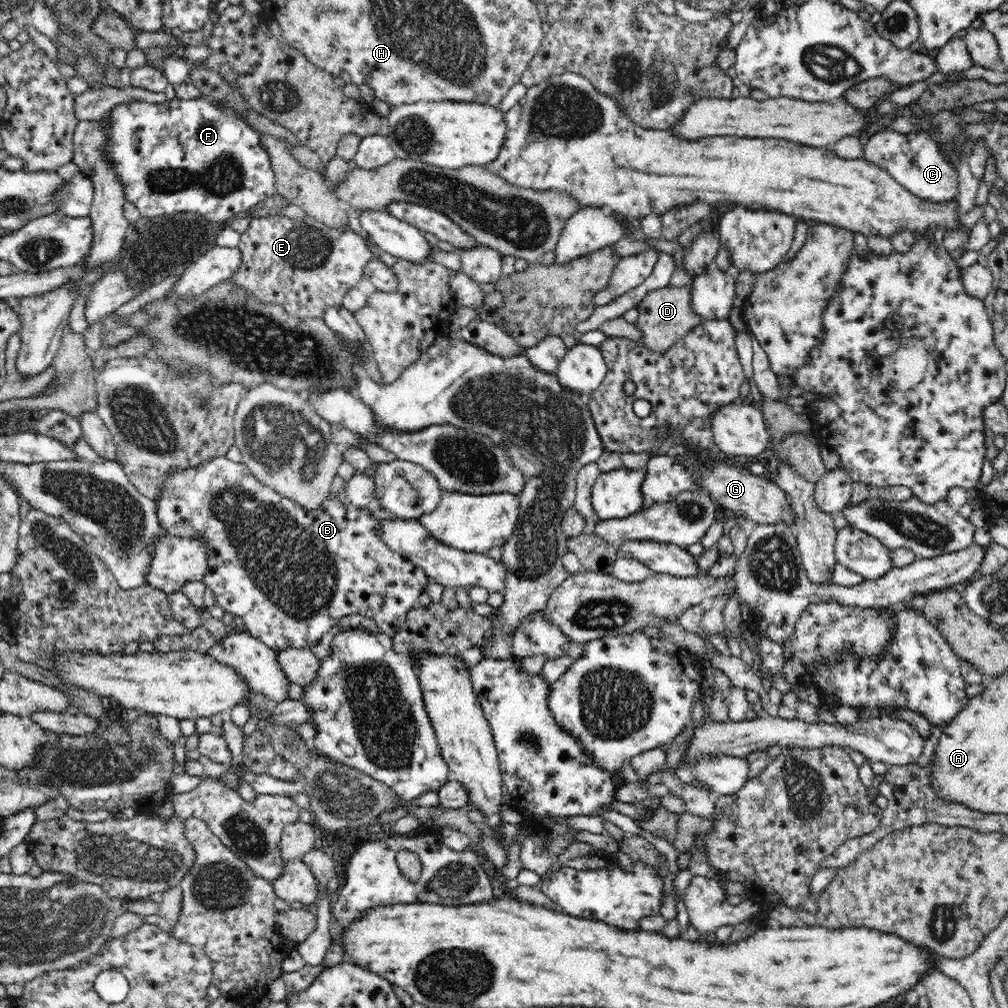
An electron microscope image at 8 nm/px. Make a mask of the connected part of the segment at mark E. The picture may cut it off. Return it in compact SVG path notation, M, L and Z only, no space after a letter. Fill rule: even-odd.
M278 213L269 217L251 216L250 226L241 234L237 249L241 252L241 261L229 280L235 286L245 288L247 296L257 298L262 304L279 304L287 314L298 318L323 318L328 308L342 306L344 294L360 282L364 266L374 258L368 239L352 231L349 226L330 228L307 215L297 220Z

